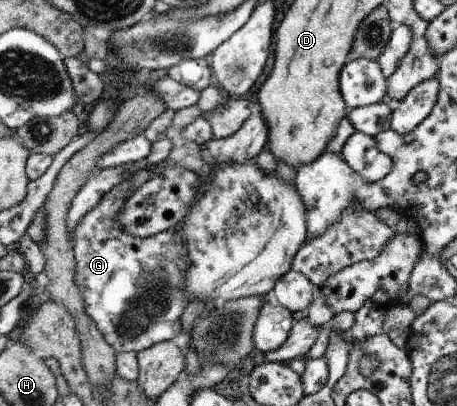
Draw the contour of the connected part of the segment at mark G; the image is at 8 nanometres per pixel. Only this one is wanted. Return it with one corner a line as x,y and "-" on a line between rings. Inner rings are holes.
131,179
121,181
113,187
95,205
88,210
79,224
73,229
75,253
75,282
81,291
85,310
95,321
105,340
120,352
142,352
154,344
174,339
180,335
182,326
180,316
187,306
188,292
184,289
189,262
189,249
184,236
176,230
168,230
156,235
142,238
133,236
130,232
121,231
117,216
125,206
125,201
132,195

